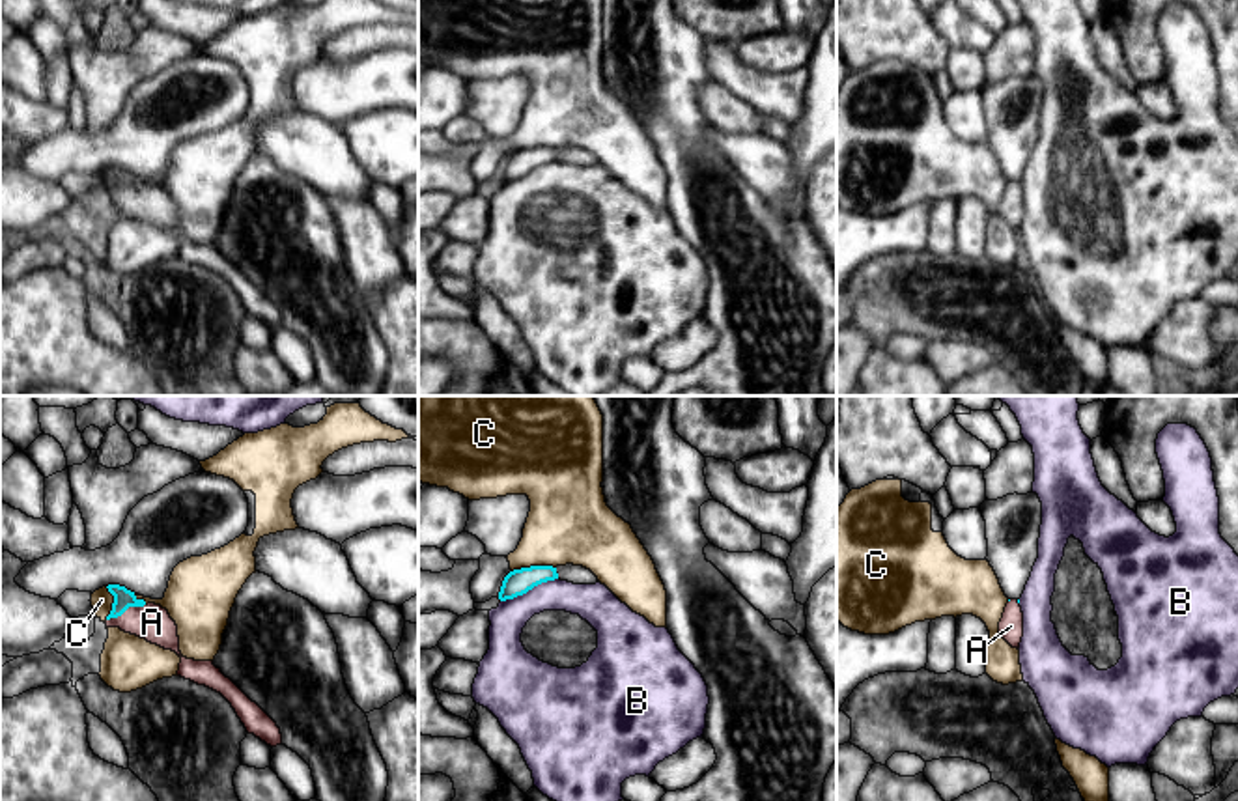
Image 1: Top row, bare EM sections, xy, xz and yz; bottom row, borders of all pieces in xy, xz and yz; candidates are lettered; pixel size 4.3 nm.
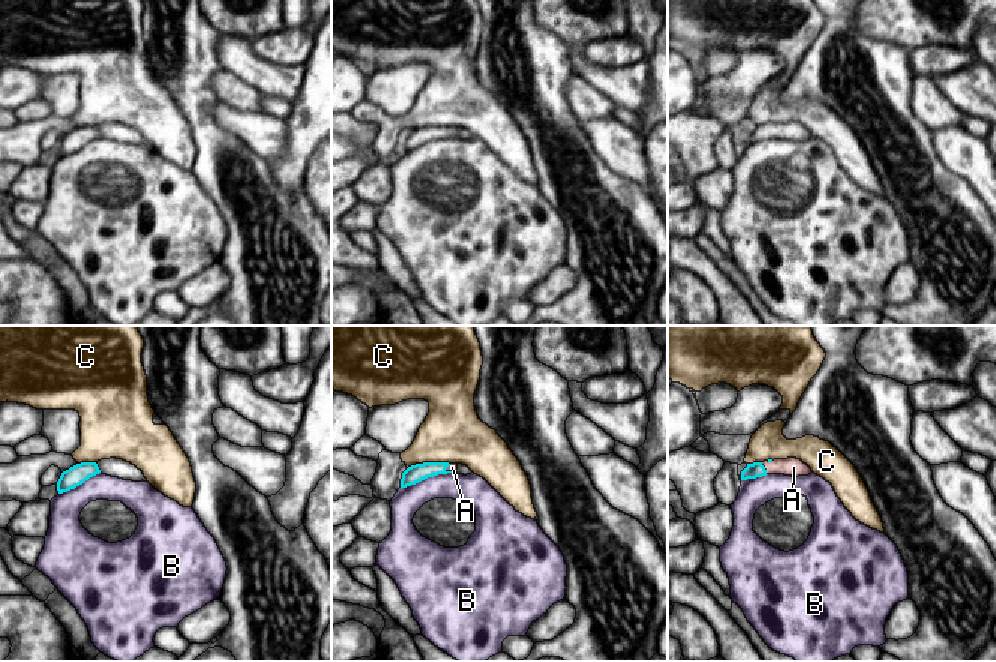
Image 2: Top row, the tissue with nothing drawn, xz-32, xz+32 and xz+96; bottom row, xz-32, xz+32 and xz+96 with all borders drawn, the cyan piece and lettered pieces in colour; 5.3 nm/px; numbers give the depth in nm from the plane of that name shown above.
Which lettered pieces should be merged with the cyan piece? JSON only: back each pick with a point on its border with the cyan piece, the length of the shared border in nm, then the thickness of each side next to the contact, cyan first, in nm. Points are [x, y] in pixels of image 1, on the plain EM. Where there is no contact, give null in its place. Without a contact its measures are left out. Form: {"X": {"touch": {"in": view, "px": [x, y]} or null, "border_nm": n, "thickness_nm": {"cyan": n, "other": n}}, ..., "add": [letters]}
{"A": {"touch": {"in": "xy", "px": [126, 191]}, "border_nm": 180, "thickness_nm": {"cyan": 90, "other": 160}}, "add": ["A"]}

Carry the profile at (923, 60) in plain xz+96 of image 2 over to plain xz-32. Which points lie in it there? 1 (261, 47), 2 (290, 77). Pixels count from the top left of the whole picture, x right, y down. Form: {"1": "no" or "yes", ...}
{"1": "yes", "2": "no"}

